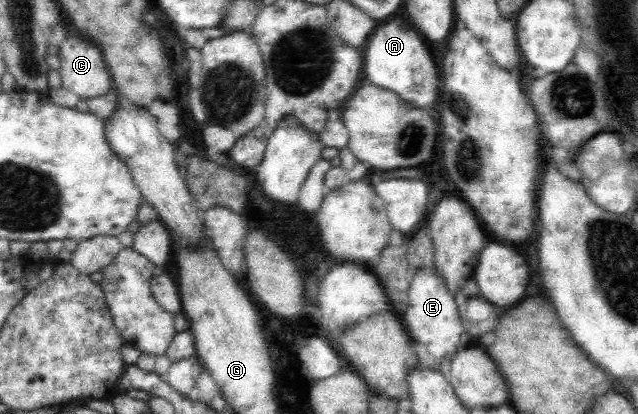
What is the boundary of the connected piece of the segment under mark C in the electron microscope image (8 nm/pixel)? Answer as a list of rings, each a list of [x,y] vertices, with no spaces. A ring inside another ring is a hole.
[[[70,27],[66,30],[65,39],[60,48],[58,57],[61,61],[62,87],[86,100],[113,91],[112,76],[108,74],[109,70],[102,58],[101,48],[95,46],[93,42],[85,40],[85,38],[81,38]]]

